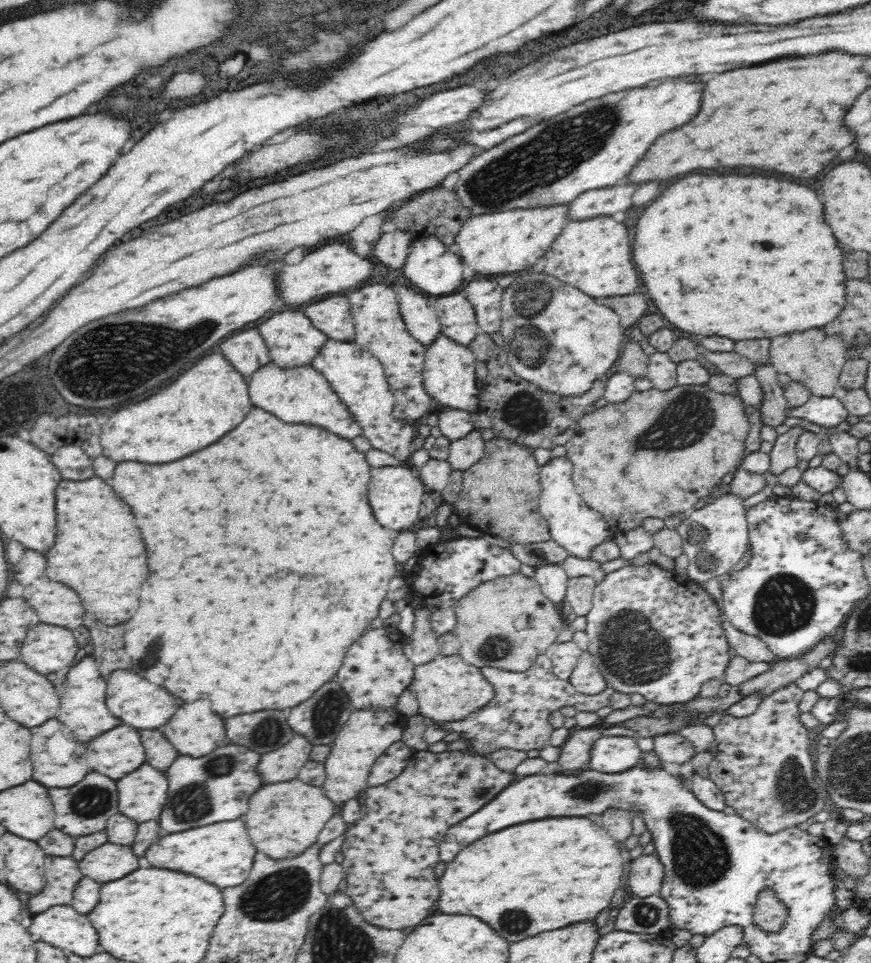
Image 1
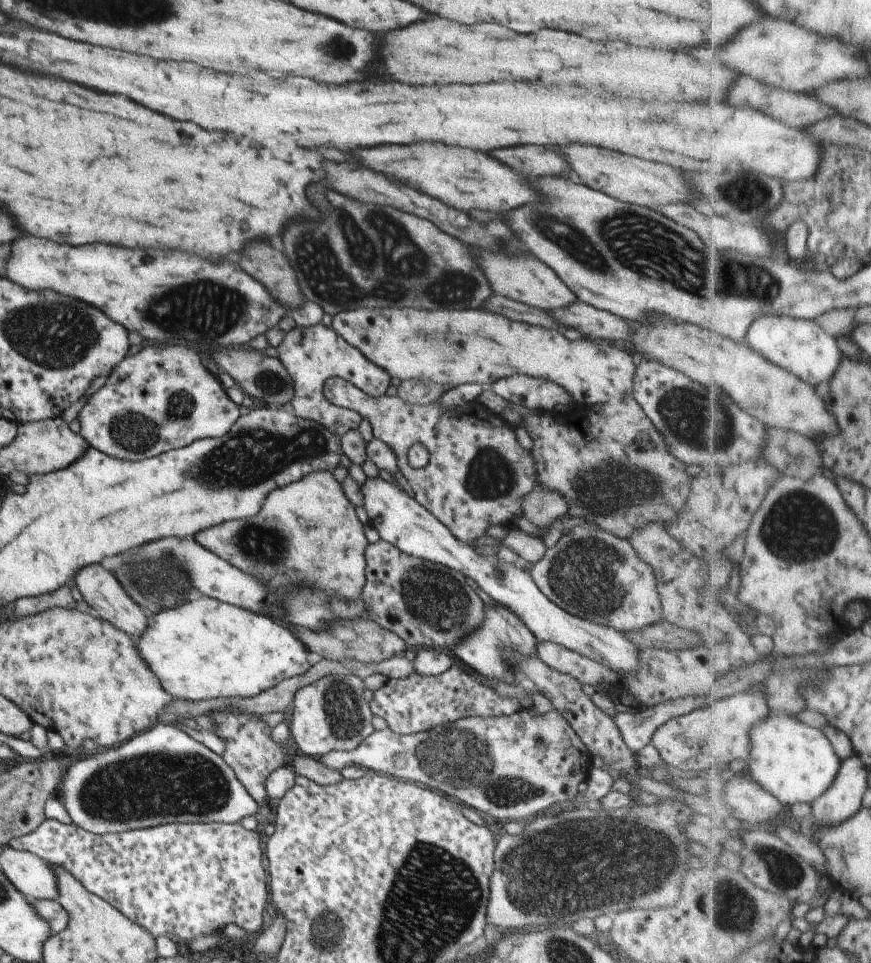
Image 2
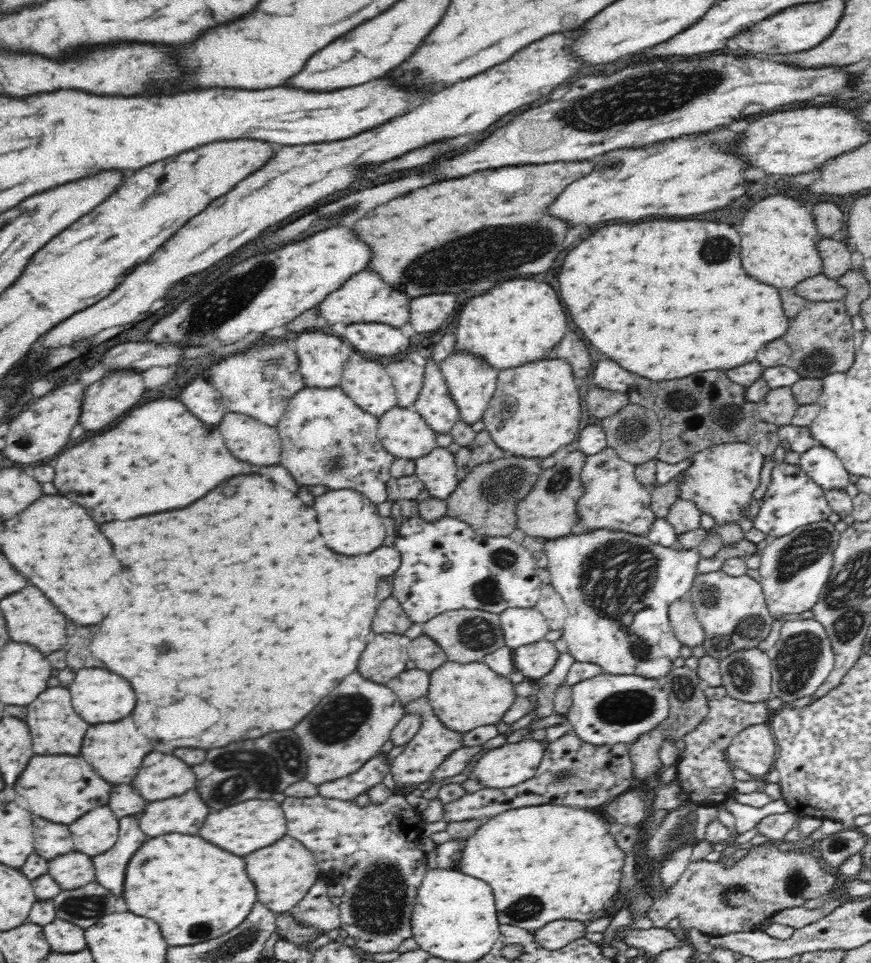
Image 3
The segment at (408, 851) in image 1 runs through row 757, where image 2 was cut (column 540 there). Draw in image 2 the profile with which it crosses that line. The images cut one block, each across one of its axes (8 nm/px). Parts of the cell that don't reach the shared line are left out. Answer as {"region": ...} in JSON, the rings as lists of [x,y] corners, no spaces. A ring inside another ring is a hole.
{"region":[[[632,394],[609,398],[607,402],[593,406],[574,404],[571,410],[564,413],[529,411],[529,414],[521,416],[521,424],[531,438],[532,448],[528,453],[535,464],[538,488],[561,494],[567,502],[567,517],[580,518],[620,539],[631,536],[633,530],[643,524],[663,526],[677,520],[689,496],[694,470],[686,474],[685,466],[667,452],[661,434],[643,414]]]}

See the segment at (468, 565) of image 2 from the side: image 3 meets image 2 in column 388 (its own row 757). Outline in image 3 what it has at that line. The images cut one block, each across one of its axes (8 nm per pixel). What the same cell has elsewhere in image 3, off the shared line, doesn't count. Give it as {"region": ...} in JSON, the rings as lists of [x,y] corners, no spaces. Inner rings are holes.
{"region":[[[528,738],[522,742],[507,743],[486,750],[475,768],[472,778],[486,788],[508,788],[534,778],[548,742]]]}

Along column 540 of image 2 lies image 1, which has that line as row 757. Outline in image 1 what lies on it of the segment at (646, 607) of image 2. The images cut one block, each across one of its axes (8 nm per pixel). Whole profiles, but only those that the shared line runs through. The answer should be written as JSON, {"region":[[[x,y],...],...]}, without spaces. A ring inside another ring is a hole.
{"region":[[[608,726],[576,727],[571,730],[568,738],[559,746],[560,756],[556,760],[554,773],[578,775],[586,769],[592,769],[589,766],[591,748],[600,737],[606,736],[603,734],[606,729]]]}

